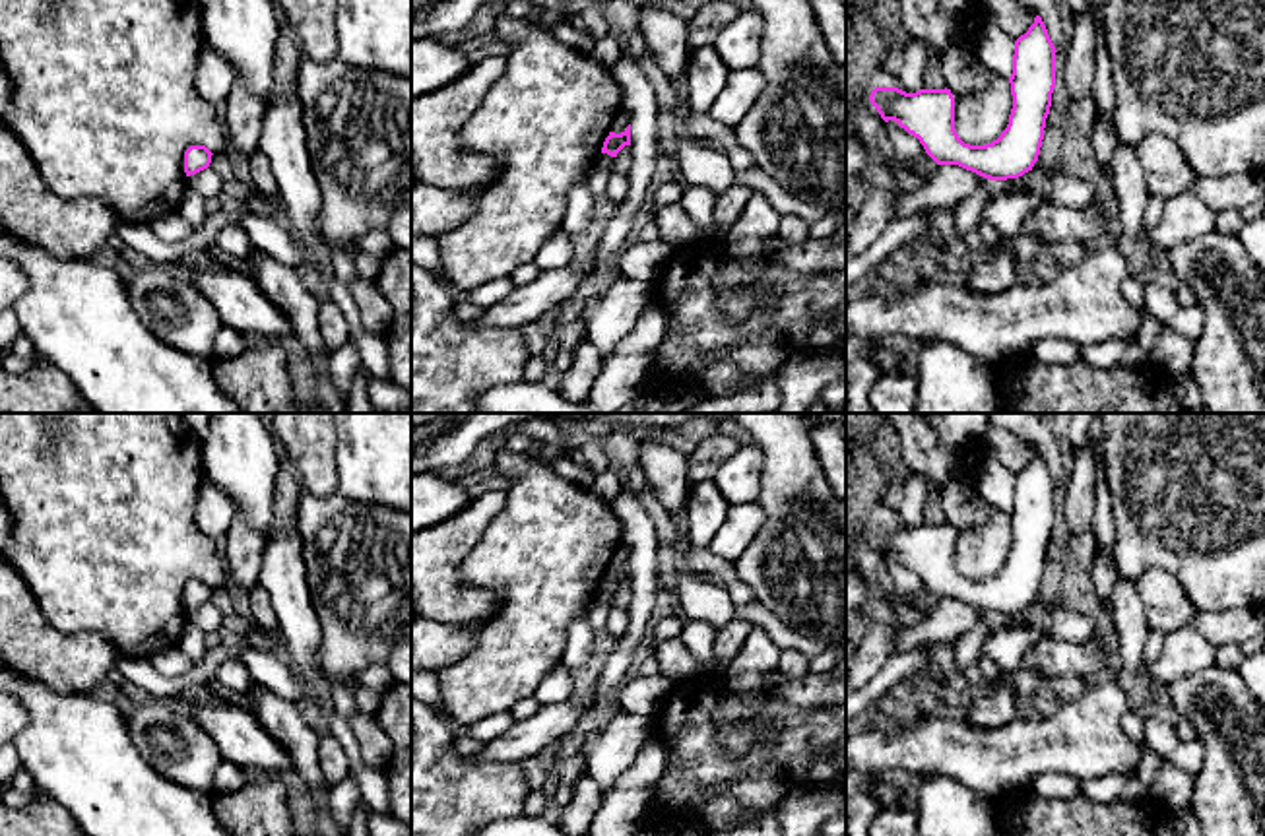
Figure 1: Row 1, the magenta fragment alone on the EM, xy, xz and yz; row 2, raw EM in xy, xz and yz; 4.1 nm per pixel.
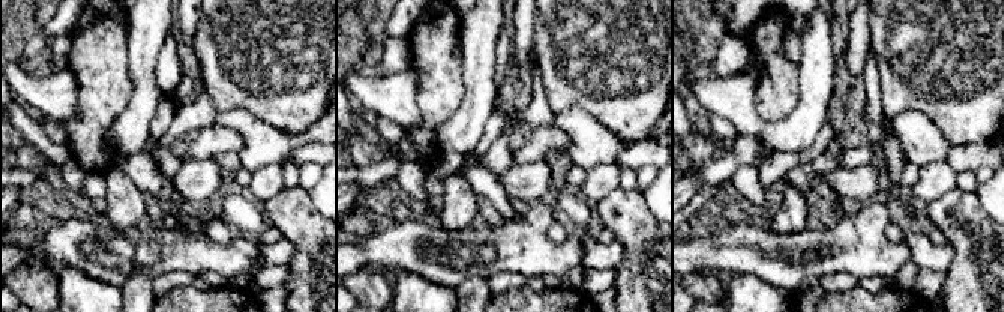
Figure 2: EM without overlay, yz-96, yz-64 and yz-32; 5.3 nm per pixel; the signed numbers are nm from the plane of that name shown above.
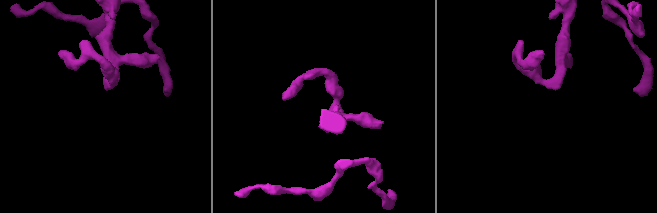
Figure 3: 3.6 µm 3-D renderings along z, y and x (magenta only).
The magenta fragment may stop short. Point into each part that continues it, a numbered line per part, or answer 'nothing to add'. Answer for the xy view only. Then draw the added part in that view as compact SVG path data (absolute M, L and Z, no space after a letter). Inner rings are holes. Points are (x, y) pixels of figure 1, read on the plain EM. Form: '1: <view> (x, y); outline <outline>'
nothing to add

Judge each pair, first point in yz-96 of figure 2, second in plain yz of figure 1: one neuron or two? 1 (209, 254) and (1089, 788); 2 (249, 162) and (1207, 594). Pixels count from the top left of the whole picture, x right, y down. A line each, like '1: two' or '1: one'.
1: two
2: two

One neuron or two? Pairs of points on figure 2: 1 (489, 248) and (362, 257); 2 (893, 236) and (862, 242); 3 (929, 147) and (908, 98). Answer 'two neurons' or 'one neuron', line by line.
1: one neuron
2: two neurons
3: two neurons

